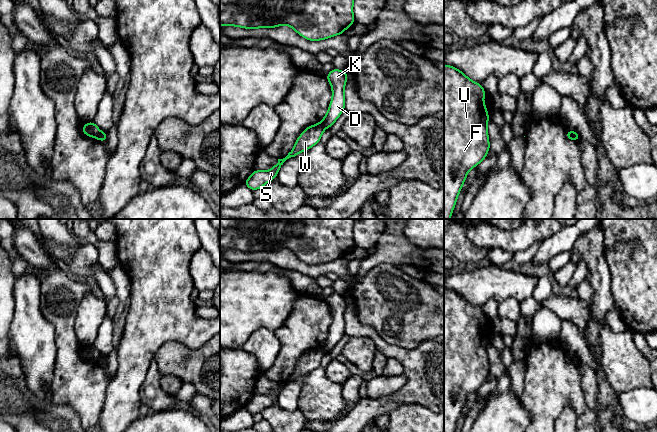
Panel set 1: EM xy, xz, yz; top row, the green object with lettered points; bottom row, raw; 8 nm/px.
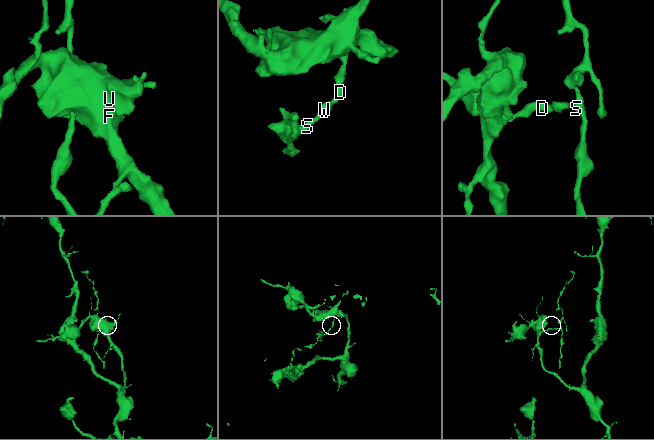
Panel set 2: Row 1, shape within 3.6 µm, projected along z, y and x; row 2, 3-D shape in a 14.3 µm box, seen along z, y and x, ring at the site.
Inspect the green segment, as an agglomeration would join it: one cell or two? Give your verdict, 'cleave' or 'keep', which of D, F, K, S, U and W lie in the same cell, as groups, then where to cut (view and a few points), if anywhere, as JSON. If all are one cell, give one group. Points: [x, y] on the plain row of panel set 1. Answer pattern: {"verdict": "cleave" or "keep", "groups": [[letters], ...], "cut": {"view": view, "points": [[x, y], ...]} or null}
{"verdict": "cleave", "groups": [["D", "F", "K", "U"], ["S", "W"]], "cut": {"view": "xy", "points": [[101, 356], [98, 362]]}}

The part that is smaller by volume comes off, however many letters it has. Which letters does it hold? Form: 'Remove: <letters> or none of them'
Remove: S, W

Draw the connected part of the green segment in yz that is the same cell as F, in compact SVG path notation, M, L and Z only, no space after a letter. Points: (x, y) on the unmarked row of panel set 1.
M444 289L444 432L454 432L468 395L477 391L490 374L487 346L490 344L483 322L482 309L470 304L457 292Z

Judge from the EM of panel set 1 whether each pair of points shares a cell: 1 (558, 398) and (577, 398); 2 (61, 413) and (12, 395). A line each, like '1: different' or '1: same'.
1: same
2: same

